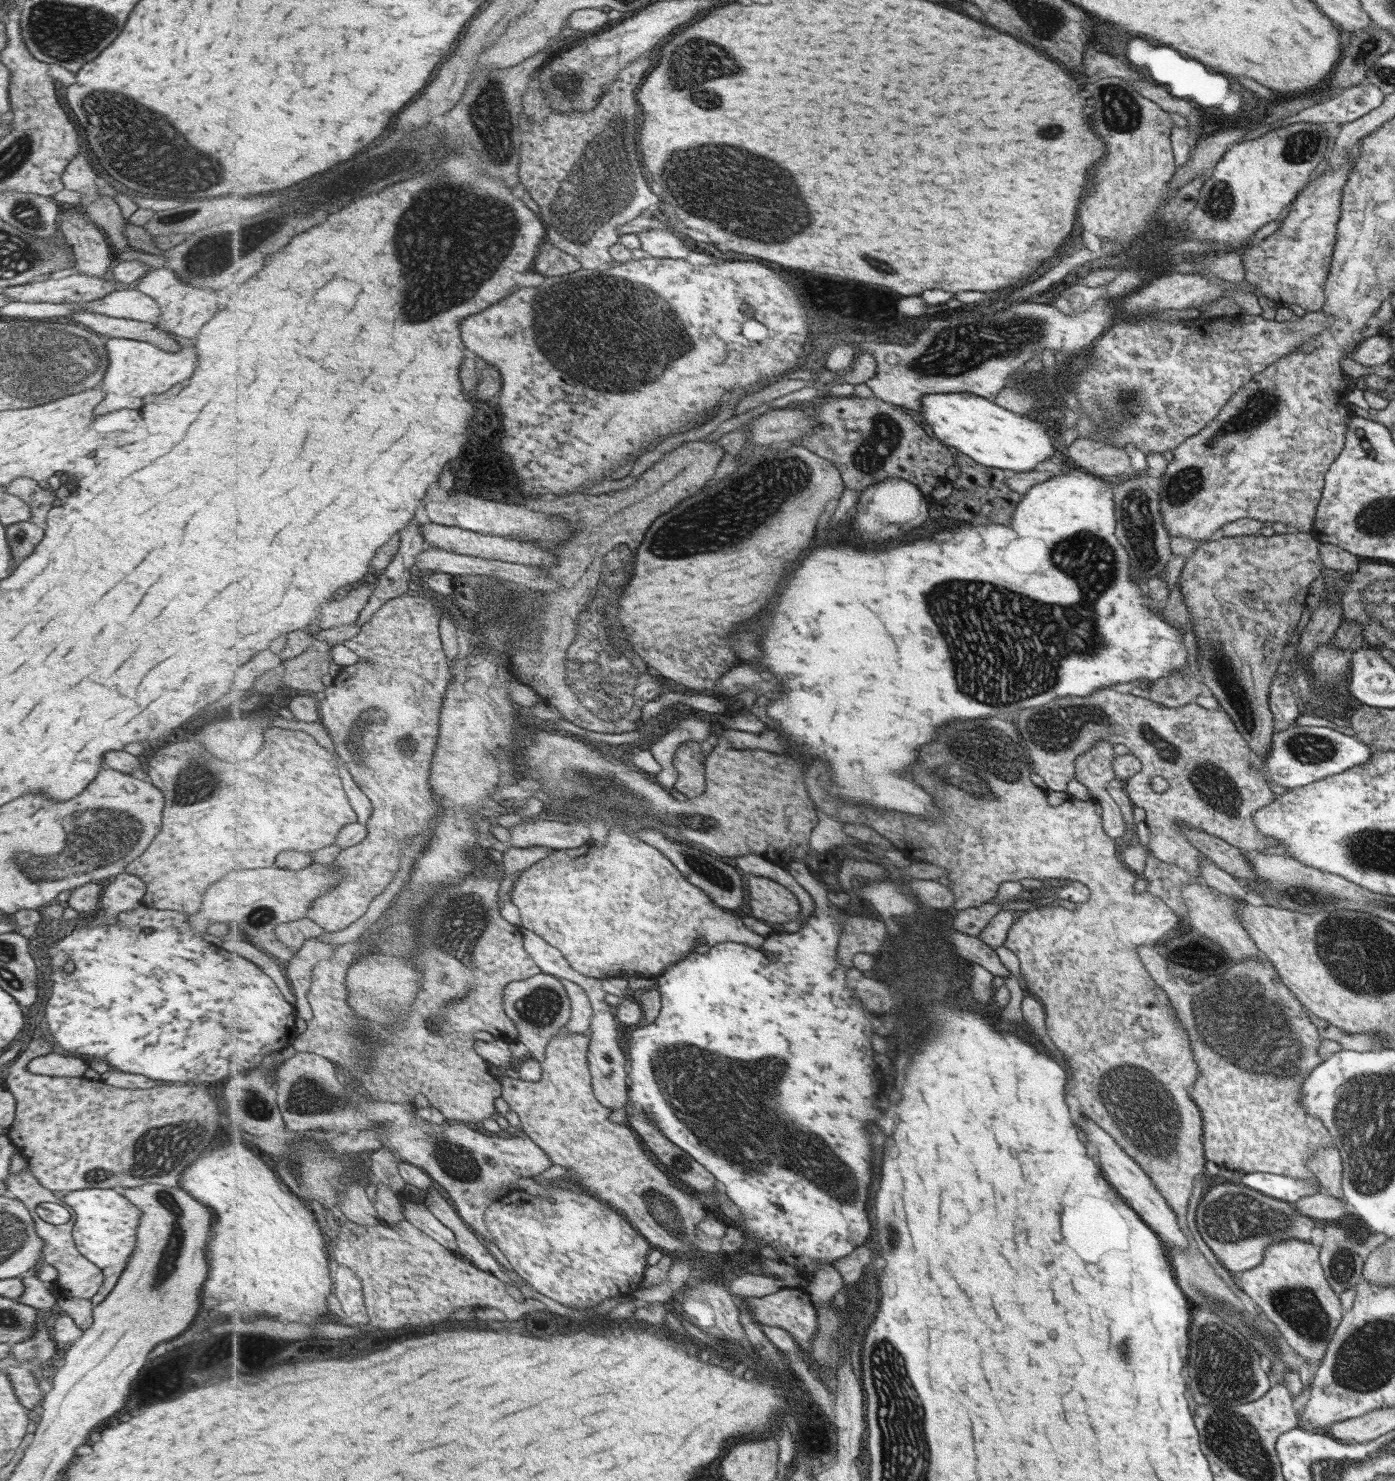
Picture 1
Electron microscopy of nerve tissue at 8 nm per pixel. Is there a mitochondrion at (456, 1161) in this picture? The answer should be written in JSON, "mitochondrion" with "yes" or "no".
{"mitochondrion":"yes"}

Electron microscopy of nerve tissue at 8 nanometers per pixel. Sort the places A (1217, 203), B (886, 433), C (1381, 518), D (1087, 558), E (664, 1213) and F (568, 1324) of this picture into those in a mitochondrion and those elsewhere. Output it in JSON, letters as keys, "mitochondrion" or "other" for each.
{"A":"mitochondrion","B":"mitochondrion","C":"mitochondrion","D":"mitochondrion","E":"mitochondrion","F":"other"}

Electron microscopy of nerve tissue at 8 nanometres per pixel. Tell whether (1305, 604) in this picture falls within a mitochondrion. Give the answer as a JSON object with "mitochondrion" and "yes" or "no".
{"mitochondrion":"no"}

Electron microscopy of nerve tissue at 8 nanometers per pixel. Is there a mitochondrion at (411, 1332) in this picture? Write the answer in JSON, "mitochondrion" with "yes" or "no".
{"mitochondrion":"no"}

